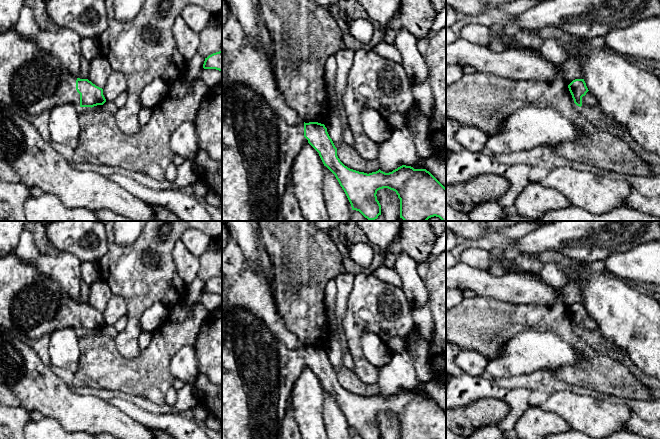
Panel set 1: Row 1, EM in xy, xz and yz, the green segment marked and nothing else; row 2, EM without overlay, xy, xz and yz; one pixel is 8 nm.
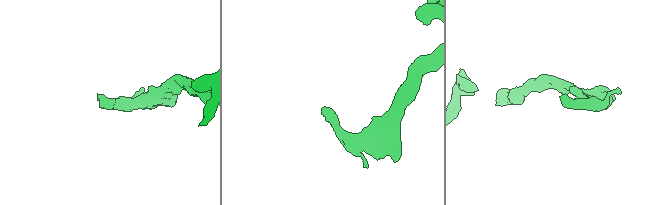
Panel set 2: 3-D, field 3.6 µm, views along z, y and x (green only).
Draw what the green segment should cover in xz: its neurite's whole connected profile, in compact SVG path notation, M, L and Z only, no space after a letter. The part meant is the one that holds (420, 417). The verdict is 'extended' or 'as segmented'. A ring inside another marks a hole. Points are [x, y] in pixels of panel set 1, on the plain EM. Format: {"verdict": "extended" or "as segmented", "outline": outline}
{"verdict": "extended", "outline": "M225 306L222 323L226 328L222 342L222 439L282 439L281 424L287 411L287 401L294 383L306 367L319 377L324 390L335 399L352 434L359 435L362 439L381 439L381 429L376 418L378 414L388 412L395 415L400 423L400 439L446 439L446 412L426 393L402 389L389 397L379 393L369 398L350 393L338 382L337 372L324 348L302 345L296 349L288 348L270 333L259 318L245 308L237 307L228 311Z"}

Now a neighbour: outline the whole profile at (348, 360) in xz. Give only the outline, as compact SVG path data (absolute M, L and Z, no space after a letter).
M346 351L344 353L343 361L344 361L344 367L348 368L349 370L354 371L355 364L349 351Z

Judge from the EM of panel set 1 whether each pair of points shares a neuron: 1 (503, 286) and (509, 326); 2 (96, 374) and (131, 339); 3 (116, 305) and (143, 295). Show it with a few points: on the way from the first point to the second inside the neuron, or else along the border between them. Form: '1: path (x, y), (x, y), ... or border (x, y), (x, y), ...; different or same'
1: border (482, 295), (513, 303), (528, 304); different
2: border (113, 338), (123, 356), (139, 355); different
3: border (113, 294), (123, 298), (126, 314); different

